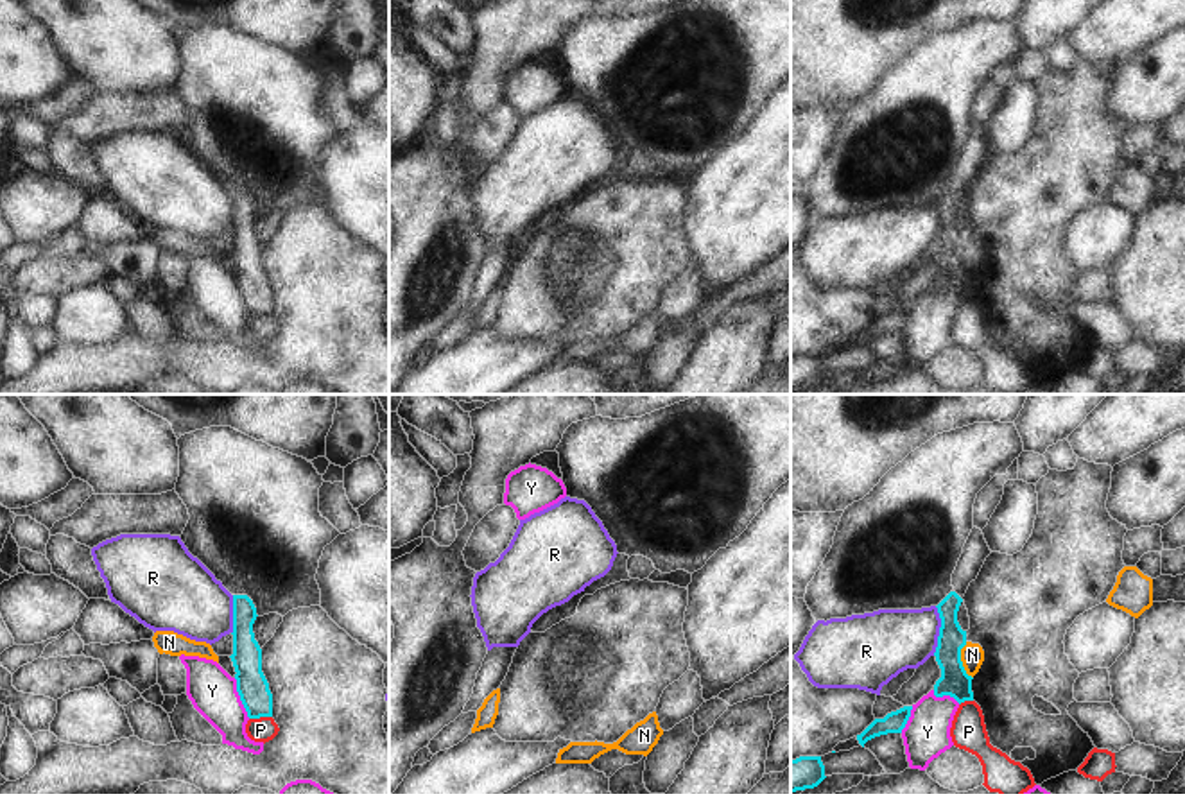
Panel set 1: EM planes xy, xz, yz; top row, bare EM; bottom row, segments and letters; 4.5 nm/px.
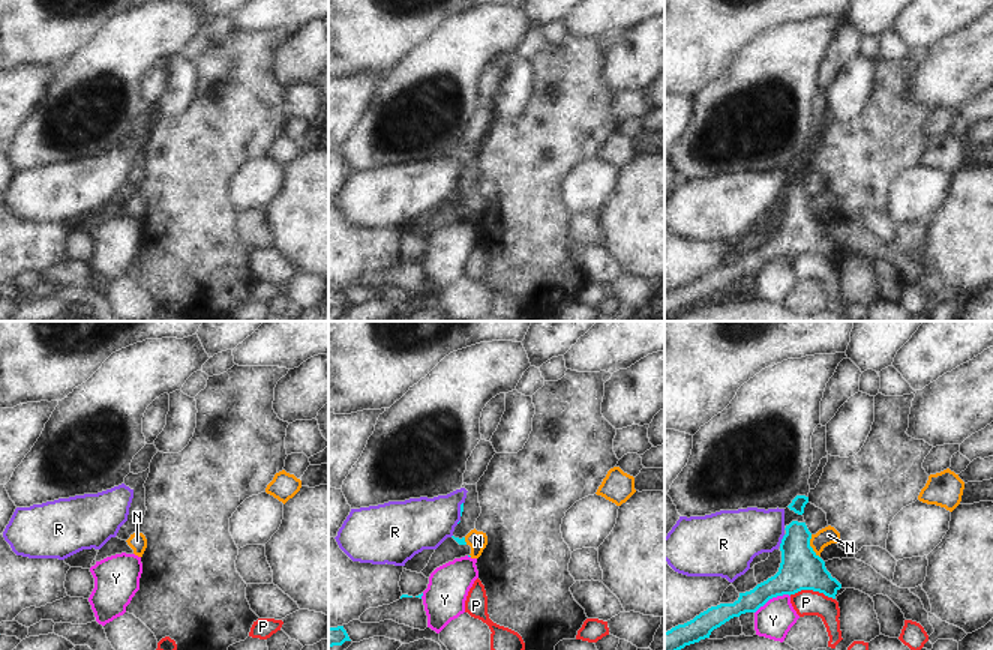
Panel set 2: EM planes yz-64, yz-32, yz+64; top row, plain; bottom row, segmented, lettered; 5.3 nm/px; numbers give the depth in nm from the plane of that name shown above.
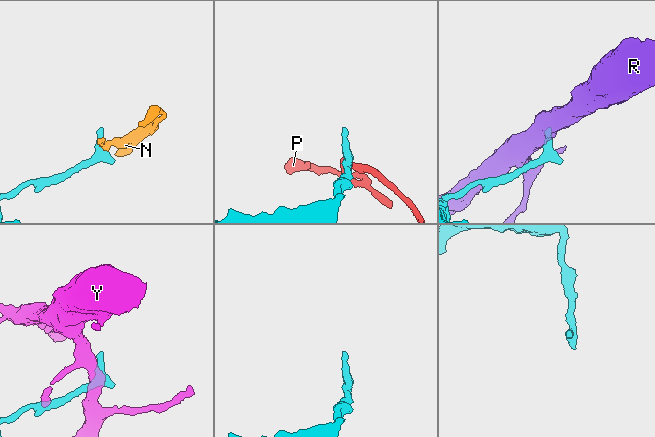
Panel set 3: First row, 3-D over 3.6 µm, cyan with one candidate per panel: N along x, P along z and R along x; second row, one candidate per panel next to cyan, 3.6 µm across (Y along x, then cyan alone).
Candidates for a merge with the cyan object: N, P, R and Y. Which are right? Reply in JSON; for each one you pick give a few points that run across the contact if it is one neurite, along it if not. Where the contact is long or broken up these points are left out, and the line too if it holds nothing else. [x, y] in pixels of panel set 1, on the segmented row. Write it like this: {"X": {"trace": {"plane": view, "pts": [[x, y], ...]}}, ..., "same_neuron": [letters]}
{"same_neuron": []}

